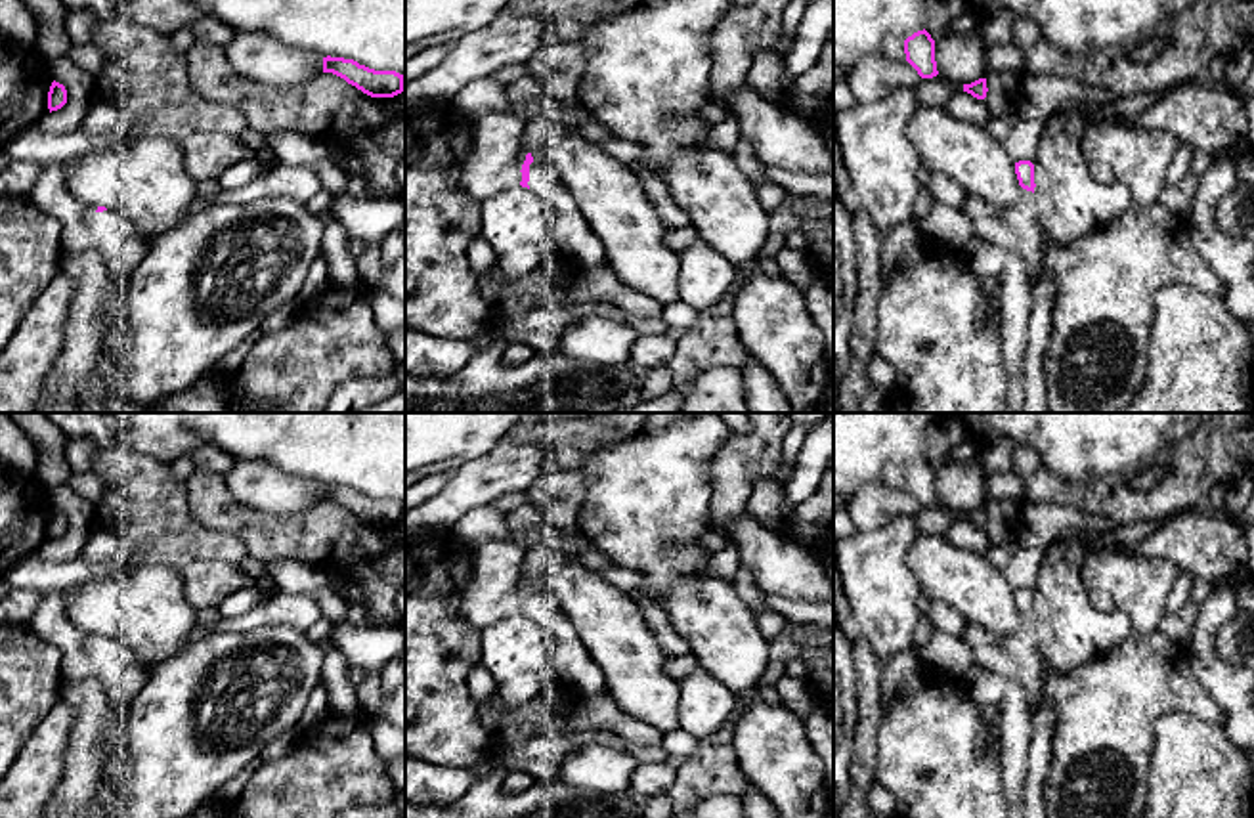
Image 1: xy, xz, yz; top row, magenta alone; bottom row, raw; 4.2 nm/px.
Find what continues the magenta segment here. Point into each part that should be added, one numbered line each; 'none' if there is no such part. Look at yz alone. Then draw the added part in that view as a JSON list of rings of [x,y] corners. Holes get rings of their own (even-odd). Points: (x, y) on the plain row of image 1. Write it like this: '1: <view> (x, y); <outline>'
1: yz (1044, 524); [[[1021,503],[1017,549],[1002,568],[1013,591],[1034,589],[1049,547],[1067,531],[1109,531],[1120,524],[1059,503]]]

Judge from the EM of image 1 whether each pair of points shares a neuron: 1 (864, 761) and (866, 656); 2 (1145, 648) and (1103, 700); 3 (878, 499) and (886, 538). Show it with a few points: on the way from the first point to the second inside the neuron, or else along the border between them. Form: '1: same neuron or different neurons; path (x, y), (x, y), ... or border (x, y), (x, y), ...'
1: same neuron; path (864, 734), (868, 683)
2: same neuron; path (1142, 662), (1117, 687)
3: different neurons; border (914, 516), (893, 516), (876, 528), (859, 532)

